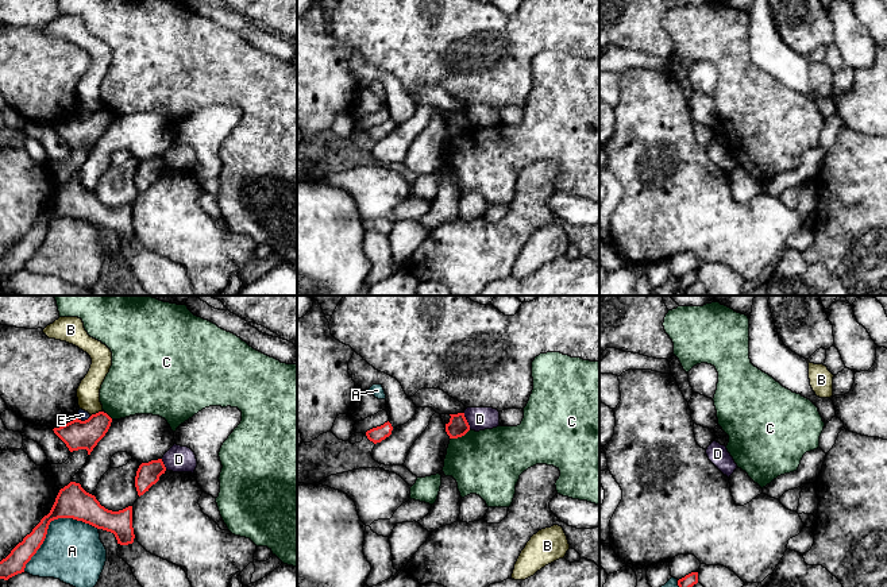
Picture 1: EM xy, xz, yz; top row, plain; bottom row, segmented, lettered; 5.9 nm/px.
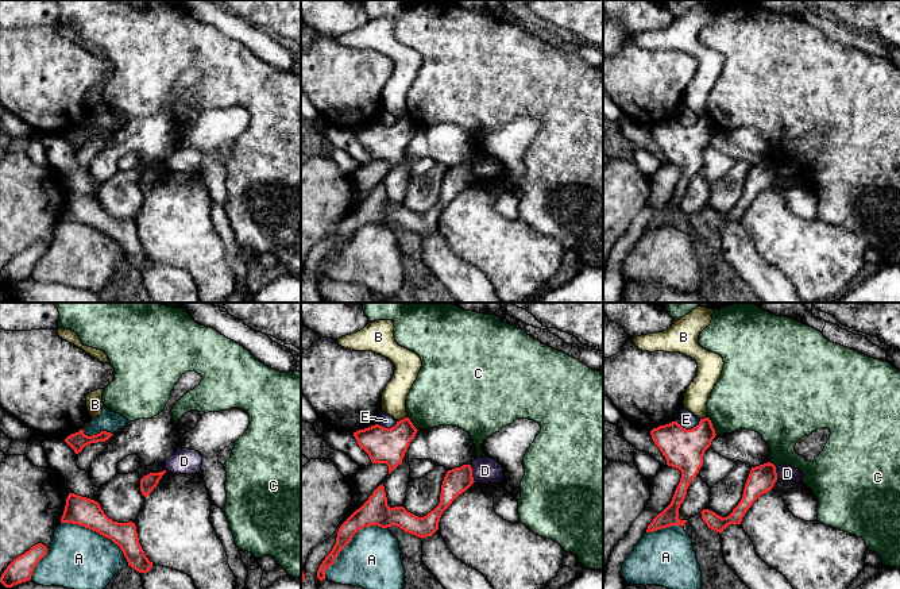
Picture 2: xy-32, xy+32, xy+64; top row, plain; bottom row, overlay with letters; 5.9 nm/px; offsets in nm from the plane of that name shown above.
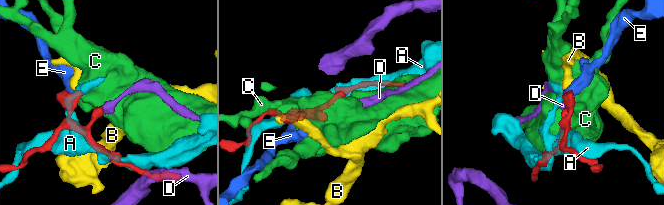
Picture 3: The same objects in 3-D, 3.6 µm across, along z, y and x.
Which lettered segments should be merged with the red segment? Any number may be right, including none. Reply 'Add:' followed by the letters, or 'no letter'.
Add: no letter

